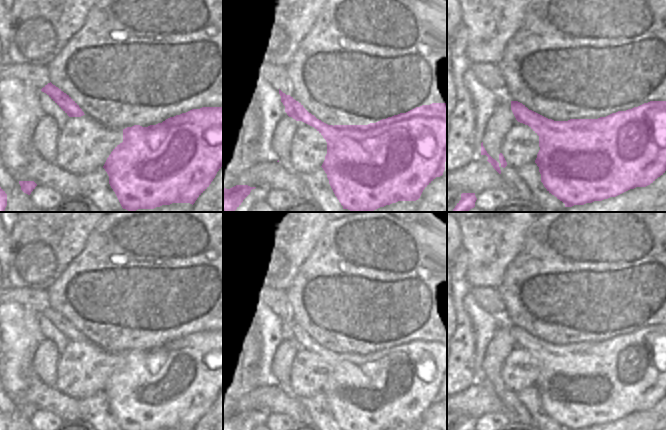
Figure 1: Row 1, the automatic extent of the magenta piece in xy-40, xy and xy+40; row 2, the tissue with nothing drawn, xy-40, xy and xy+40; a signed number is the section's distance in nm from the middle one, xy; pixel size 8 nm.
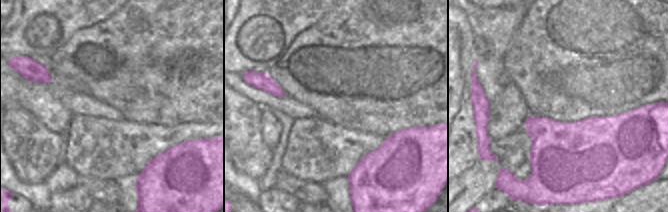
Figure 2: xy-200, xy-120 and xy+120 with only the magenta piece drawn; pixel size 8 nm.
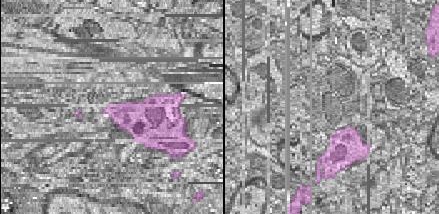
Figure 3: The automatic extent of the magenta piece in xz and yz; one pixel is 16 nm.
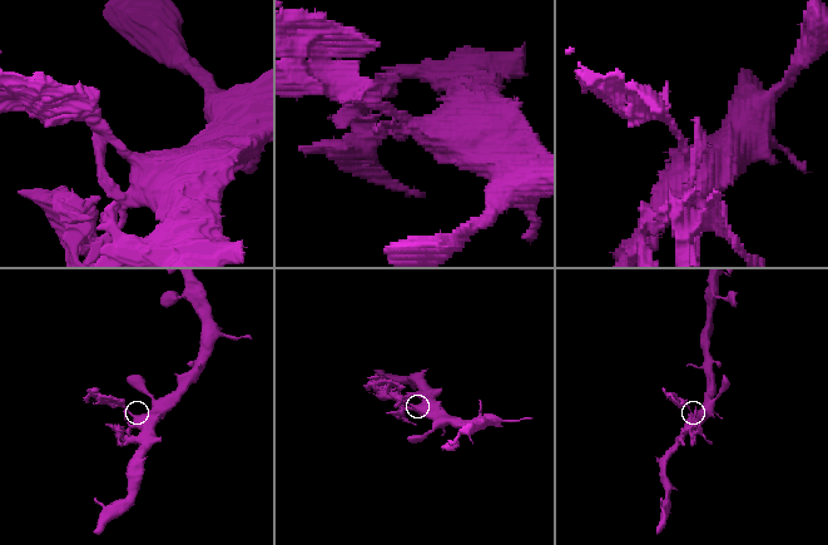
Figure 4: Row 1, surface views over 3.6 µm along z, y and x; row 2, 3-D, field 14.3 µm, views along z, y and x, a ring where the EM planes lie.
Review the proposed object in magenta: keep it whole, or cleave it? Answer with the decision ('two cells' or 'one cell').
two cells

